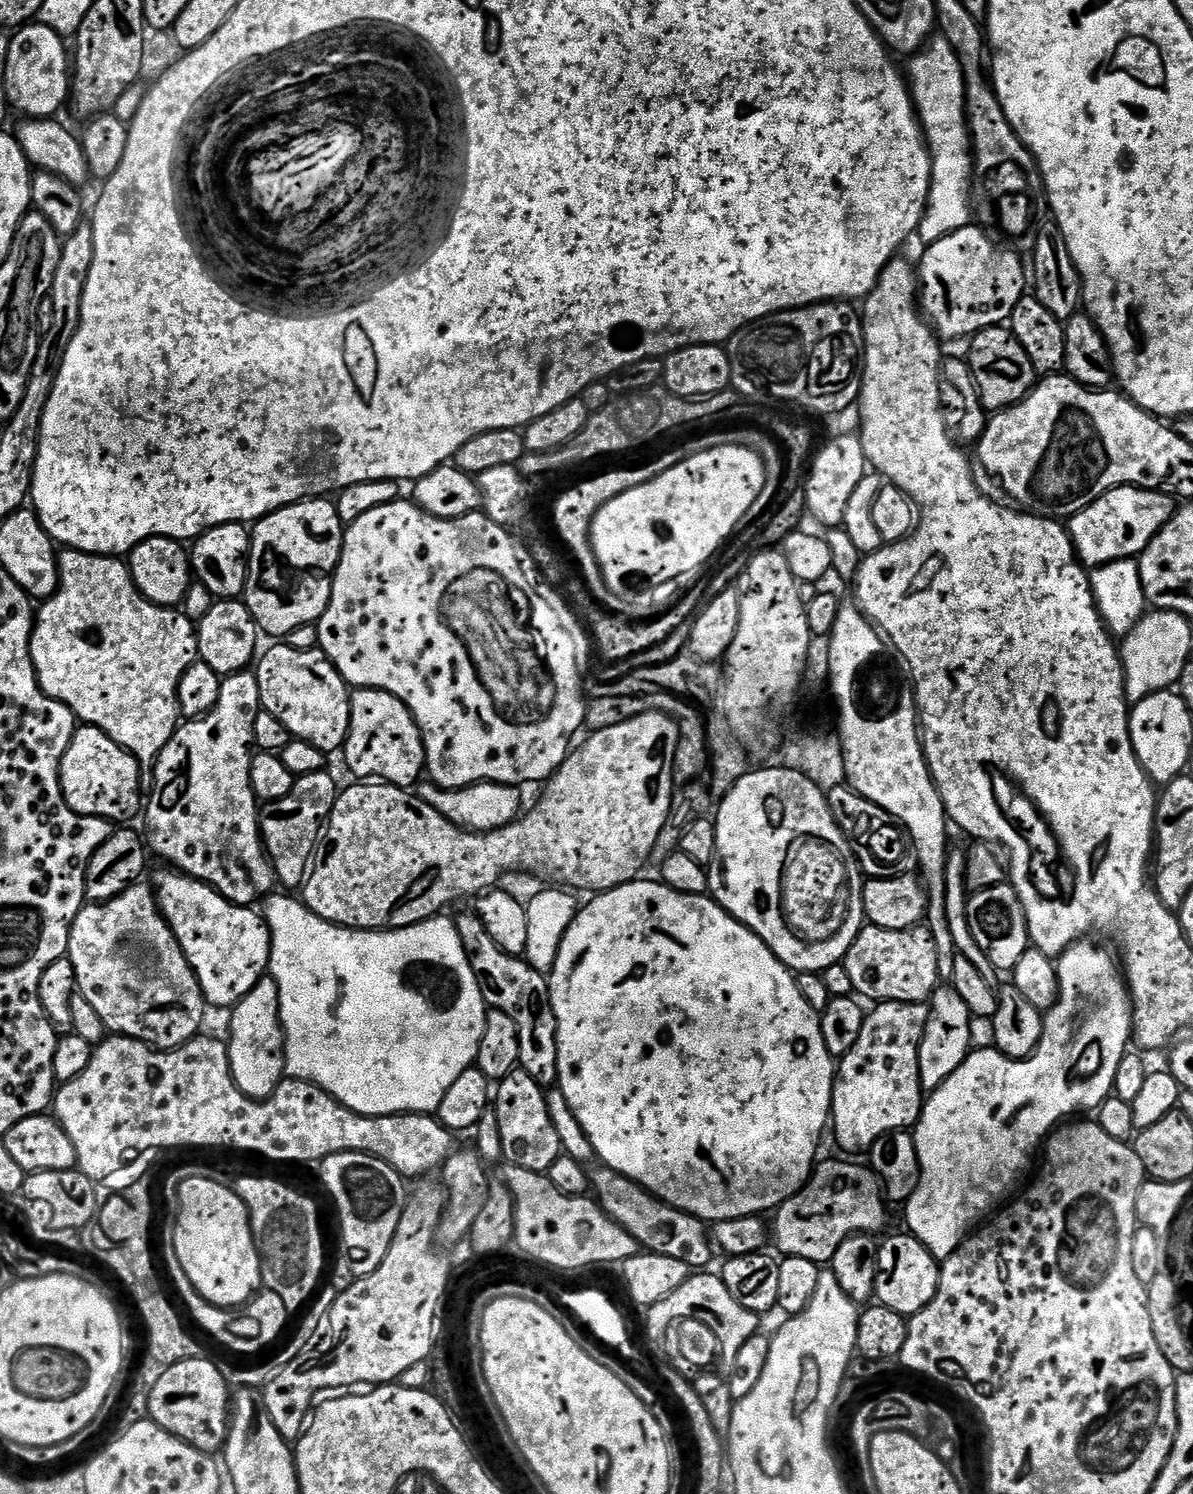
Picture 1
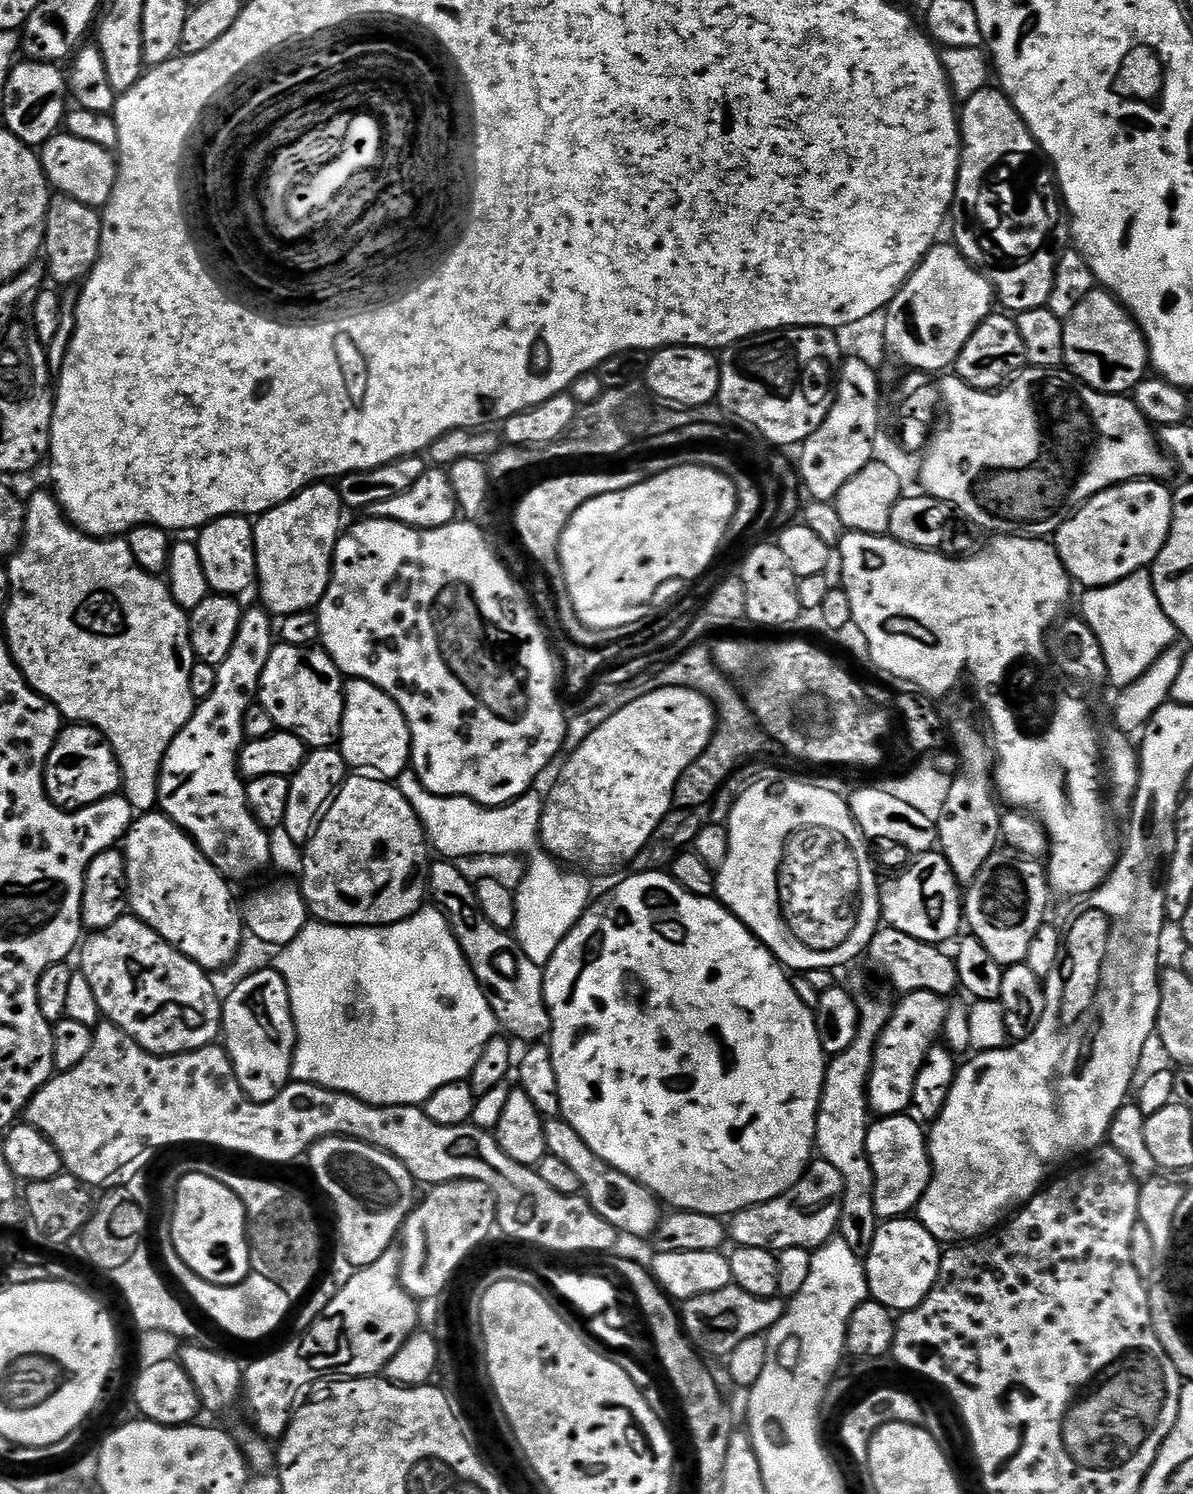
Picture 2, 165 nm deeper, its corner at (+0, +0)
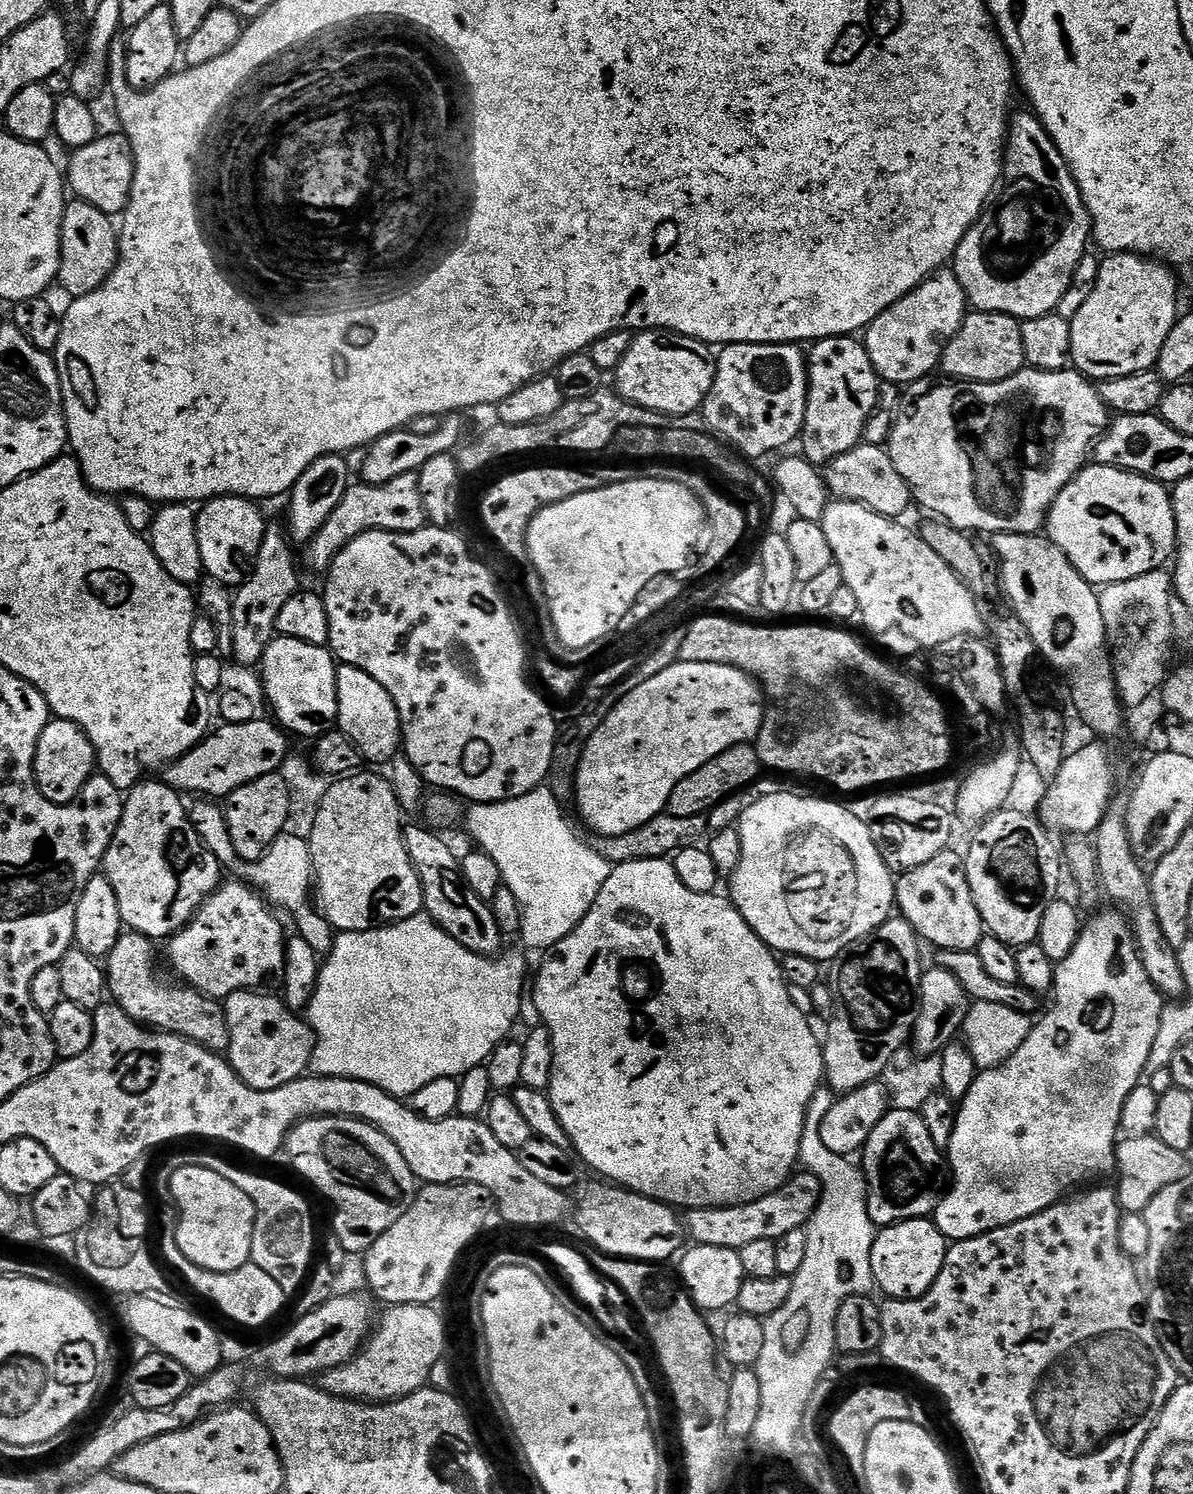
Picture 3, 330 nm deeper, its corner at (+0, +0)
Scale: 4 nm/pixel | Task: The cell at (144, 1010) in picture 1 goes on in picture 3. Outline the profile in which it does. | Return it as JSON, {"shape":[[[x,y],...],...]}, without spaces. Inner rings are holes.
{"shape":[[[129,931],[121,935],[114,950],[110,950],[106,957],[111,999],[138,1024],[161,1032],[171,1032],[173,1036],[183,1036],[185,1040],[192,1040],[217,1054],[227,1053],[230,1030],[223,1007],[183,982],[171,984],[156,965],[156,948],[153,941],[139,932]]]}

